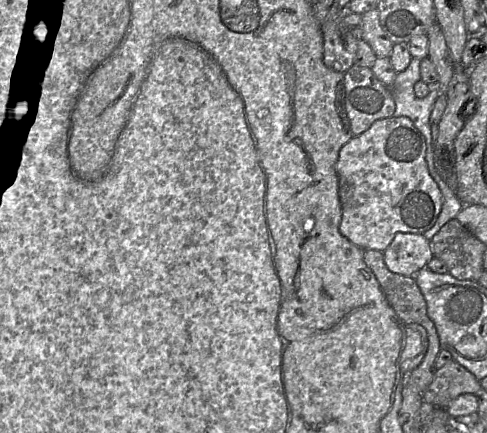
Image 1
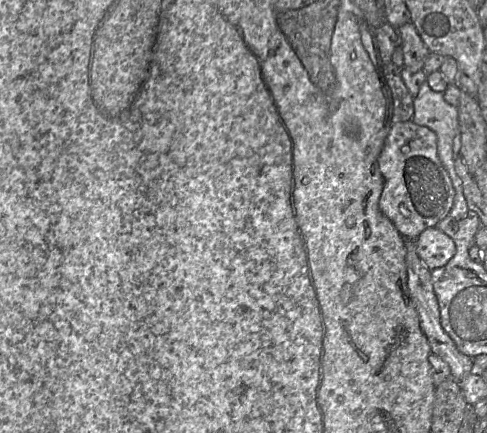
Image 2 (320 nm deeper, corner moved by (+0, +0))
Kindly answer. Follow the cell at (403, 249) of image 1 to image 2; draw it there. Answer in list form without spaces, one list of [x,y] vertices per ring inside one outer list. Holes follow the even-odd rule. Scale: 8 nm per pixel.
[[[436,227],[423,230],[415,245],[417,255],[430,271],[447,264],[455,254],[453,240]]]

